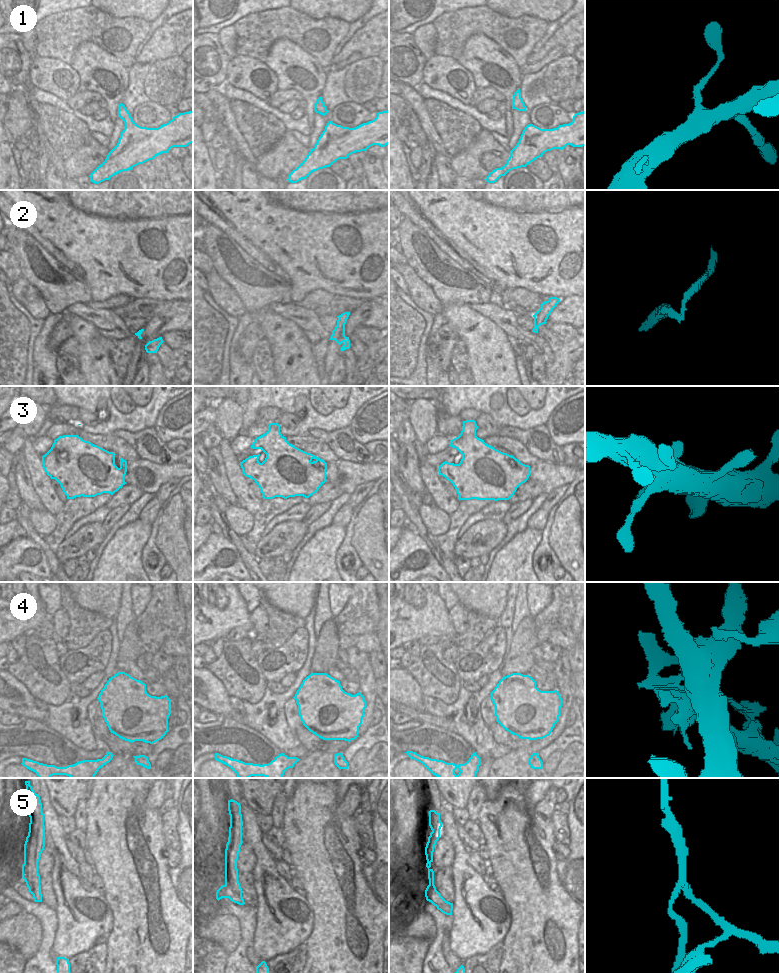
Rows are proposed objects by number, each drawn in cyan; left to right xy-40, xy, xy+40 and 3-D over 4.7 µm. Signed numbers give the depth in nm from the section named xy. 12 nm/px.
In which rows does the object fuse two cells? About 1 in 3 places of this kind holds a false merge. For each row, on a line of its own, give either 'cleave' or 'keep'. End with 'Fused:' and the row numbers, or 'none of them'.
1: keep
2: cleave
3: keep
4: cleave
5: cleave
Fused: 2, 4, 5

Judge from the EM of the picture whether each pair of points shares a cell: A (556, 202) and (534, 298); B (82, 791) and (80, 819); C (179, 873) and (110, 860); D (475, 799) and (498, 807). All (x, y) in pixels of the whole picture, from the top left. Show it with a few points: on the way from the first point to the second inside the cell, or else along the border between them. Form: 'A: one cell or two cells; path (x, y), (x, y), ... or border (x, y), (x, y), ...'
A: two cells; border (512, 288), (526, 288), (540, 295)
B: two cells; border (86, 796), (79, 800), (73, 816)
C: two cells; border (168, 868), (170, 881), (176, 893)
D: two cells; border (486, 799), (480, 808), (476, 821)

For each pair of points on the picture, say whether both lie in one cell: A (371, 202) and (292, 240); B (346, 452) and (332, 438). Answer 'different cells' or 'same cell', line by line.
A: same cell
B: same cell

